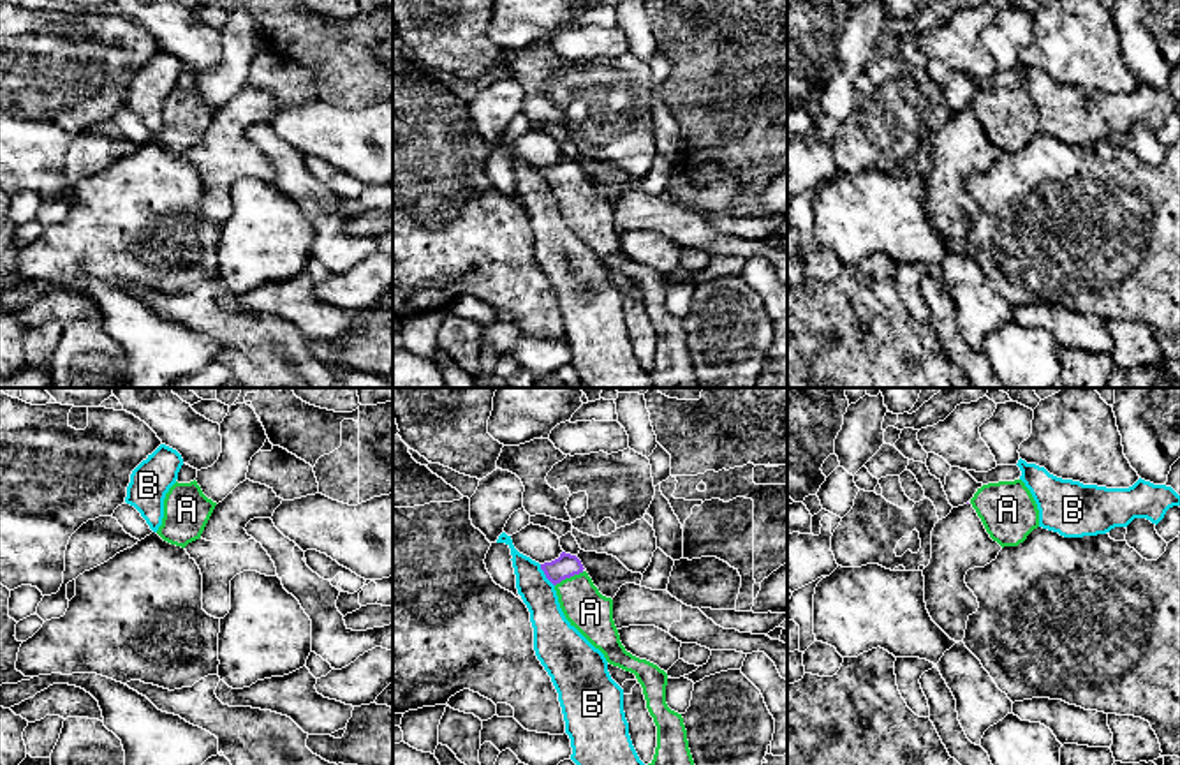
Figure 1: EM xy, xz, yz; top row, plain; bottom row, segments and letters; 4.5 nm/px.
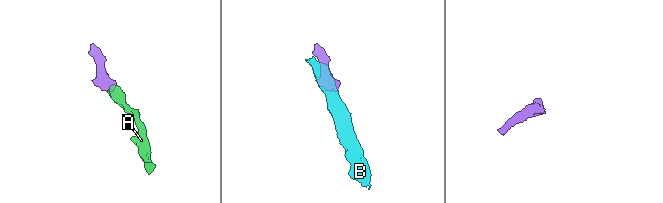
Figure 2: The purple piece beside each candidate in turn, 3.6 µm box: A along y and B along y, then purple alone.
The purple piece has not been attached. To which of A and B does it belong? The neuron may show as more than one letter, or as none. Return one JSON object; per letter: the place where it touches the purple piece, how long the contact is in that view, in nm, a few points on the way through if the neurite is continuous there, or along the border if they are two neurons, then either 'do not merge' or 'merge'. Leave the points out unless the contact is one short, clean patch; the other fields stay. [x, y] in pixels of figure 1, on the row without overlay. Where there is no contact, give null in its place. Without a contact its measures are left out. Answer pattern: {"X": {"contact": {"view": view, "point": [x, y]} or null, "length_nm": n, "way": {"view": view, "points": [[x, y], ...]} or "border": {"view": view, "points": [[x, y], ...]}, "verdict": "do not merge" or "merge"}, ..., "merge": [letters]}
{"A": {"contact": {"view": "xz", "point": [569, 182]}, "length_nm": 150, "way": {"view": "xz", "points": [[566, 171], [569, 182], [580, 207], [590, 217]]}, "verdict": "merge"}, "B": {"contact": {"view": "xz", "point": [545, 178]}, "length_nm": 120, "border": {"view": "xz", "points": [[539, 170], [553, 191]]}, "verdict": "do not merge"}, "merge": ["A"]}

